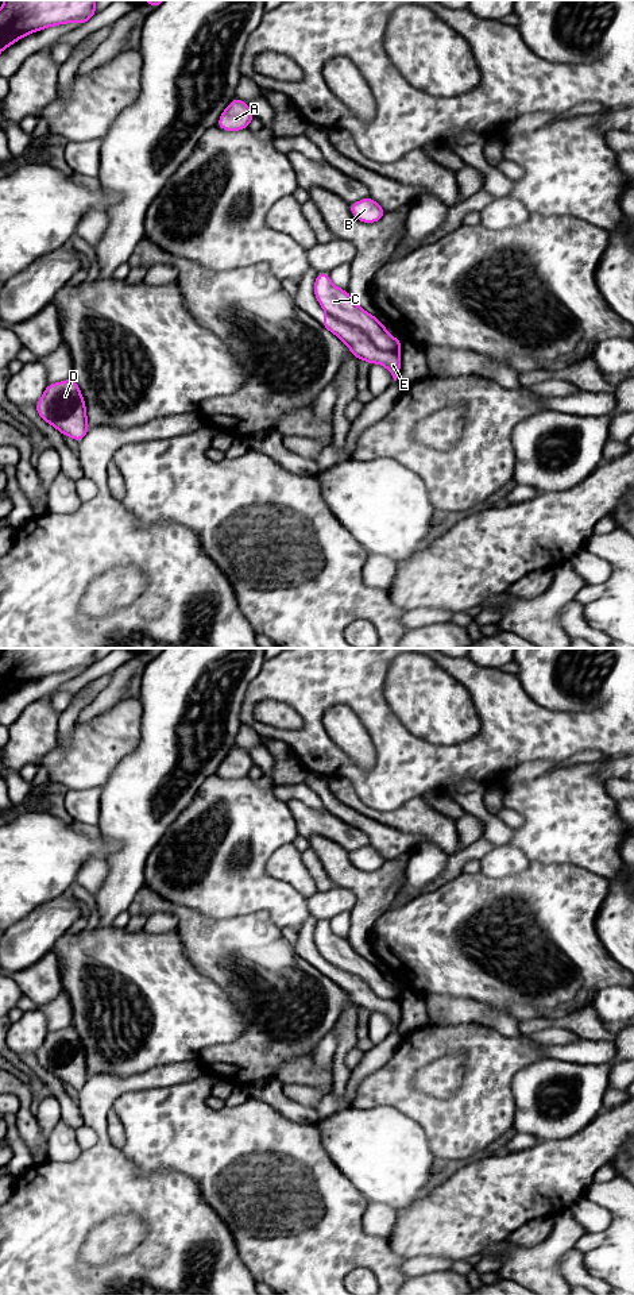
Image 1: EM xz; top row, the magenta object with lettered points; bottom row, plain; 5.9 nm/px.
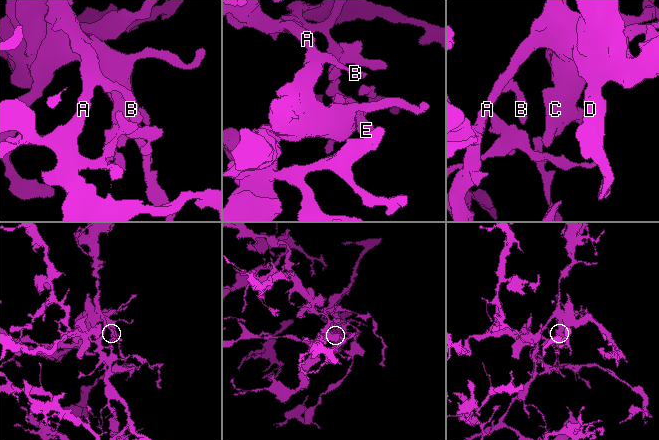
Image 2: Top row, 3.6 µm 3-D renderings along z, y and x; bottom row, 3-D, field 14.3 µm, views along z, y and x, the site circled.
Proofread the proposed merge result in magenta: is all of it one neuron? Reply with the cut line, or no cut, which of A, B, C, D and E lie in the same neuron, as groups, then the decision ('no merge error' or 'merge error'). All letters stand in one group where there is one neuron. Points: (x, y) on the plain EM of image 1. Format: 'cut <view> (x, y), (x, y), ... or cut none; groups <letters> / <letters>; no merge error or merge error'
cut xz (328, 962), (358, 976), (377, 995), (398, 1001); groups A B C D / E; merge error

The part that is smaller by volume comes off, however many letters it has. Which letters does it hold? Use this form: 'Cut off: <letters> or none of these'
Cut off: E

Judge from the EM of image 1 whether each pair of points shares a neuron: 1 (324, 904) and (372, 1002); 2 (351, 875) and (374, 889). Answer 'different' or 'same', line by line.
1: different
2: same

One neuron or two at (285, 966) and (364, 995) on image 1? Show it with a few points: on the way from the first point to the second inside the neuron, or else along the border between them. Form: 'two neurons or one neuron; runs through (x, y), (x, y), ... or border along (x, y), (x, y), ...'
two neurons; border along (312, 964), (333, 981), (355, 1005)

